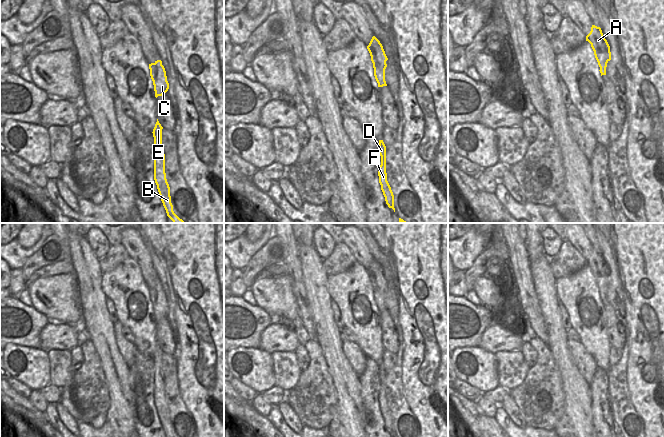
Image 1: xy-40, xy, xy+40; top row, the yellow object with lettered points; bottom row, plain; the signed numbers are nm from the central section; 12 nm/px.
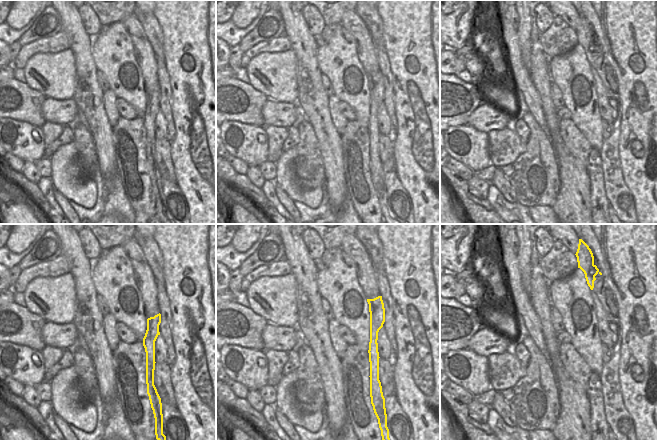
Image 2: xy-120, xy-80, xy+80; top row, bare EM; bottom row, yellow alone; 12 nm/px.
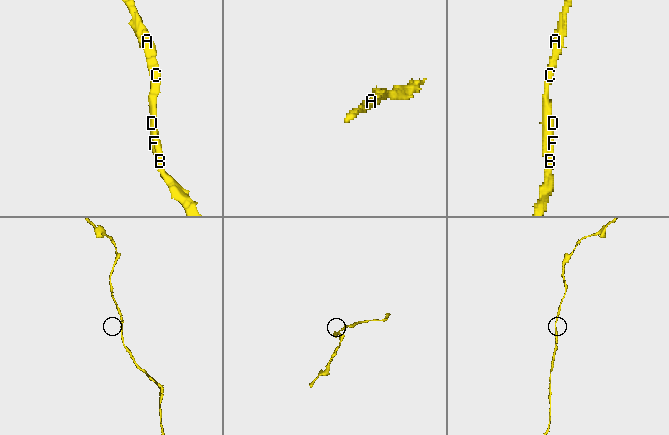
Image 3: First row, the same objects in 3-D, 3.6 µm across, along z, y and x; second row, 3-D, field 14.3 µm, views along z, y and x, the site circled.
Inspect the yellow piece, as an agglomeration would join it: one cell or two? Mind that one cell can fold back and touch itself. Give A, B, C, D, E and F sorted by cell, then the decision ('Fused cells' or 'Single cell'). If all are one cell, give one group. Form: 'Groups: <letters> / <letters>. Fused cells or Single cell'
Groups: A B C D E F. Single cell

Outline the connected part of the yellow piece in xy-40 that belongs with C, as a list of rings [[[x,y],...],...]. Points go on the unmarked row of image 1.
[[[161,284],[149,288],[150,300],[153,305],[155,321],[162,320],[169,313],[166,295]]]

